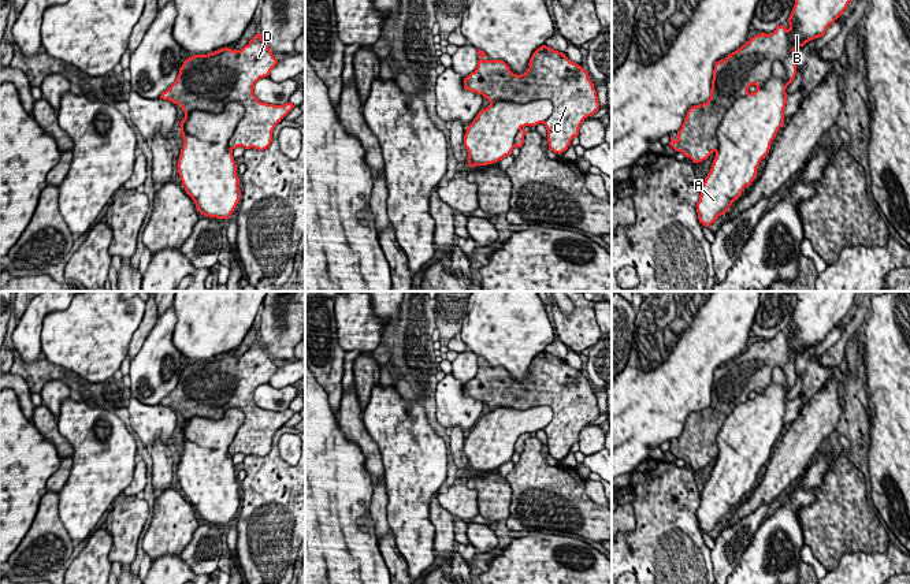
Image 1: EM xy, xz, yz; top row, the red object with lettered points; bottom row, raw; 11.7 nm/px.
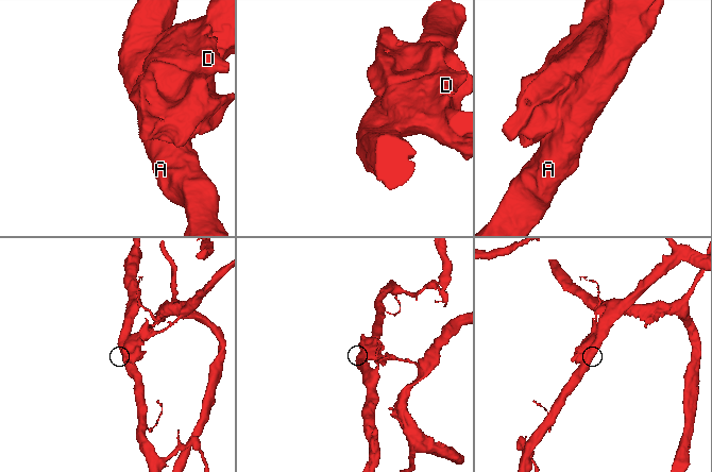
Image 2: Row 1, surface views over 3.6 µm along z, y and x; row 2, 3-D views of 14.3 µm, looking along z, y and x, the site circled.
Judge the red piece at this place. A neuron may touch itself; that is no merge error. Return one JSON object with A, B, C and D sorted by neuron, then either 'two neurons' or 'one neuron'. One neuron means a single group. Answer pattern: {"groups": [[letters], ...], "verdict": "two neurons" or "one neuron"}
{"groups": [["A", "B"], ["C", "D"]], "verdict": "two neurons"}

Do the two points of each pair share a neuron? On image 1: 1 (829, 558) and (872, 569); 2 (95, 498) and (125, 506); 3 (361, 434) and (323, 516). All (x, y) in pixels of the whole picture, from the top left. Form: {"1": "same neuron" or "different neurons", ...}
{"1": "different neurons", "2": "different neurons", "3": "different neurons"}

